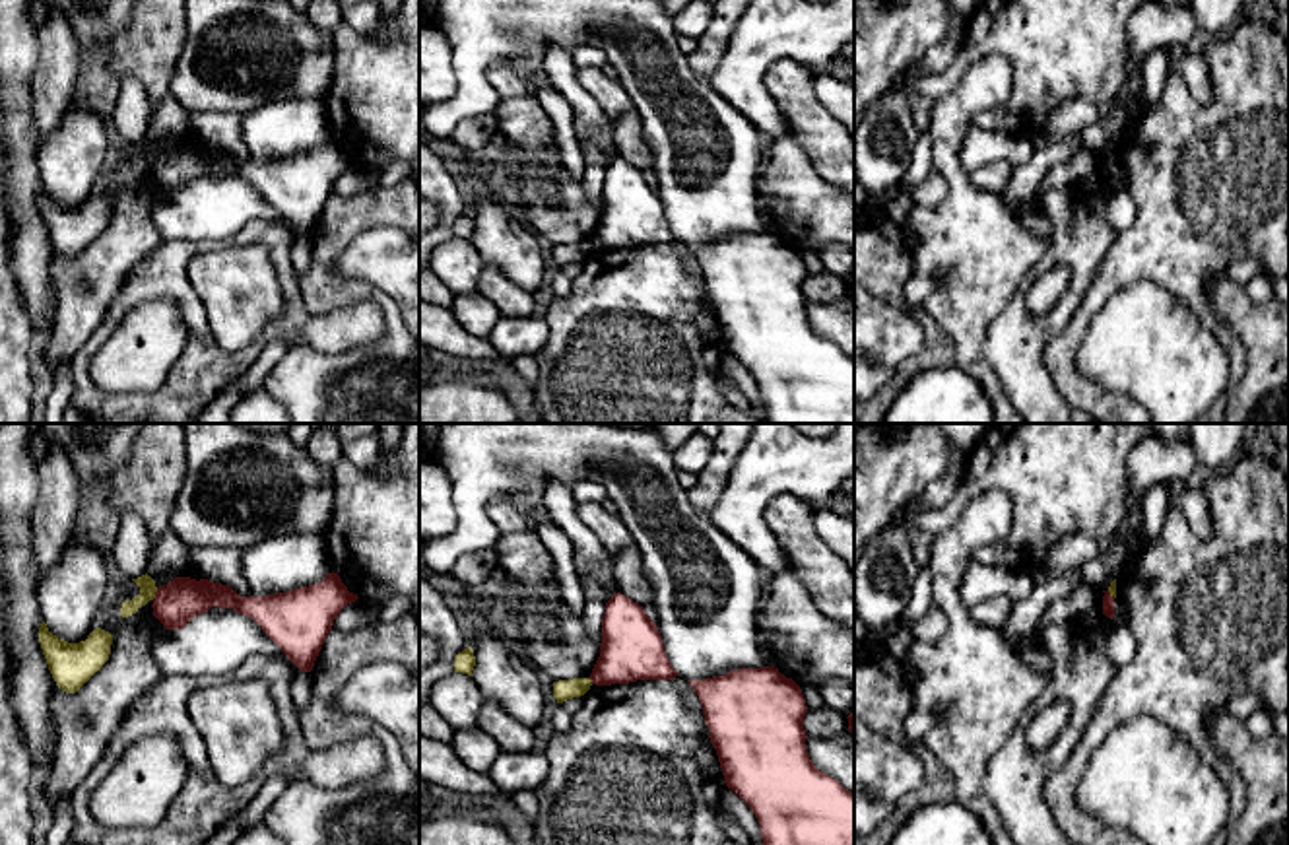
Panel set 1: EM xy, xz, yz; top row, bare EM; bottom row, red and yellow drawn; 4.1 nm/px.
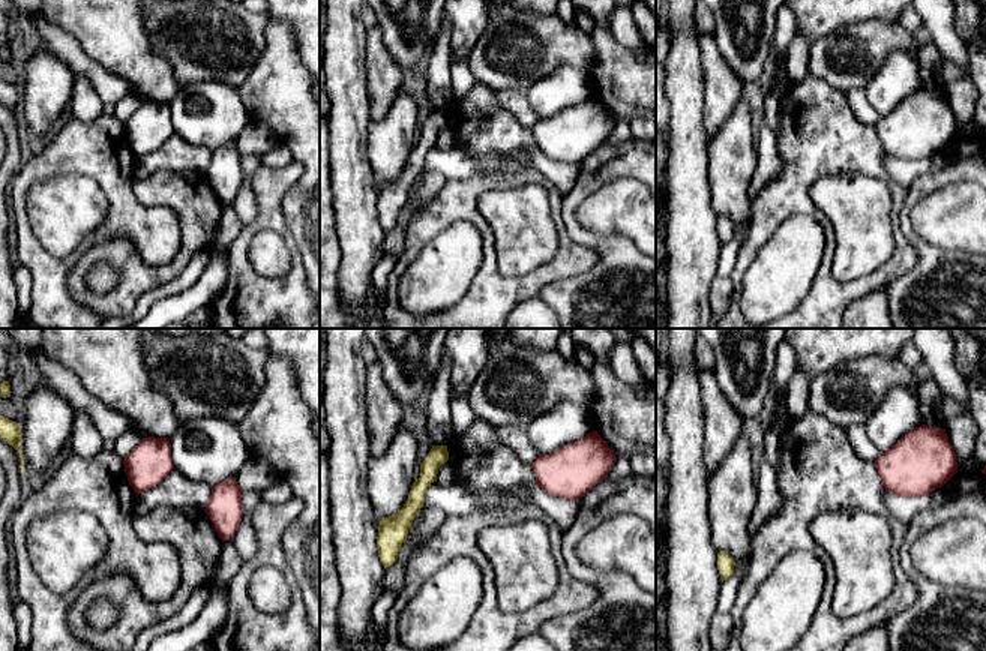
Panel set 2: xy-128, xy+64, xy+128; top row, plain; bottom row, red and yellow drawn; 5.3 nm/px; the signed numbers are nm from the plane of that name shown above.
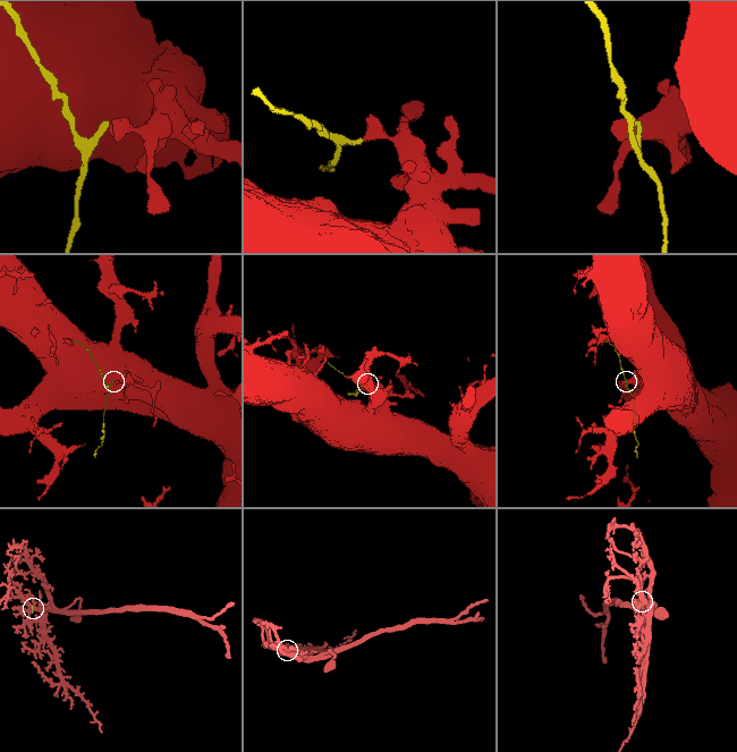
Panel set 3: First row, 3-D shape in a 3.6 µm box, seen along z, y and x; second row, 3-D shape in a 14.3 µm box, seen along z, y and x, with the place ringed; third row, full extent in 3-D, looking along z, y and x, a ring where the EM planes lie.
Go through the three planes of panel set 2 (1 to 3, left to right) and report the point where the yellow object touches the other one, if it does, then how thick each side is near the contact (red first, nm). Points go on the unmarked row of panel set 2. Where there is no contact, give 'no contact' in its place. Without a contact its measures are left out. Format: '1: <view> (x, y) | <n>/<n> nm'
1: no contact
2: no contact
3: no contact

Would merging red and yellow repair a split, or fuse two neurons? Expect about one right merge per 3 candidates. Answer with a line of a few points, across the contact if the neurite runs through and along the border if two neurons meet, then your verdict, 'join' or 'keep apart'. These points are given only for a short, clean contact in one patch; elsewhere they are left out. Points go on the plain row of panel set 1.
xy (158, 154), (152, 164) | keep apart

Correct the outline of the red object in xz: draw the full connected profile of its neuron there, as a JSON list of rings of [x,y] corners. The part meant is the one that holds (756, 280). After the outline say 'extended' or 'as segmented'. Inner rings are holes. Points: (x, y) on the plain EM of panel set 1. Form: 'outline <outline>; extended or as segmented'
outline [[[775,231],[687,247],[703,270],[726,352],[759,387],[763,423],[854,423],[854,357],[810,324],[804,295],[808,270],[800,251]]]; as segmented

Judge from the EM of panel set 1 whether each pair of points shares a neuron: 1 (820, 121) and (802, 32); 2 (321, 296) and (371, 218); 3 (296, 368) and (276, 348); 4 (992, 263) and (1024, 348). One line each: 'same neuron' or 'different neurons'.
1: different neurons
2: same neuron
3: different neurons
4: different neurons

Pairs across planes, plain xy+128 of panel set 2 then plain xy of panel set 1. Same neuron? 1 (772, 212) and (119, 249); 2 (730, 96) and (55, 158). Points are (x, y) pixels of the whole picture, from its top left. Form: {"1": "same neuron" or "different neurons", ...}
{"1": "different neurons", "2": "different neurons"}

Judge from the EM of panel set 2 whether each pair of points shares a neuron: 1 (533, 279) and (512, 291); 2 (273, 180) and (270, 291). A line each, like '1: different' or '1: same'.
1: same
2: same

